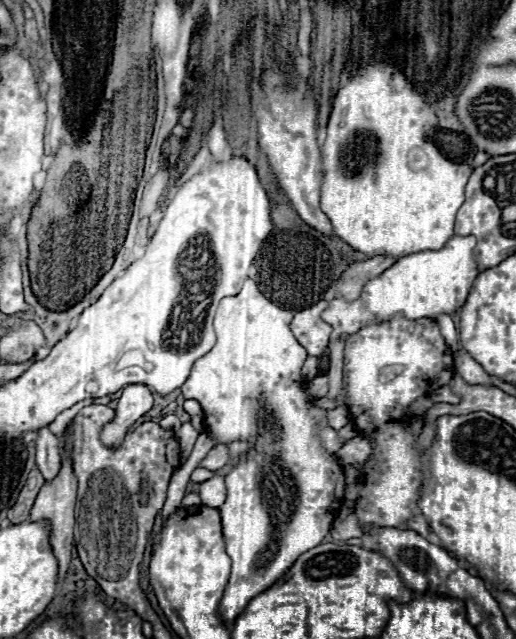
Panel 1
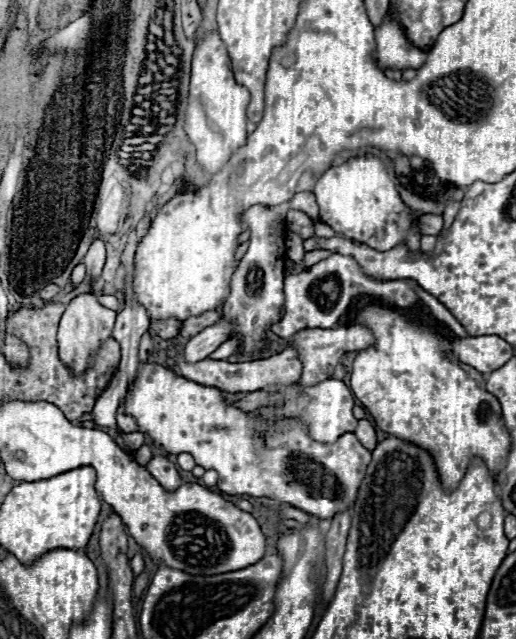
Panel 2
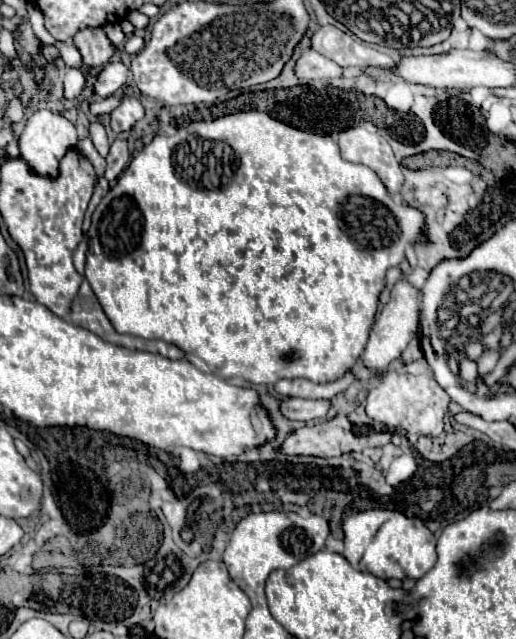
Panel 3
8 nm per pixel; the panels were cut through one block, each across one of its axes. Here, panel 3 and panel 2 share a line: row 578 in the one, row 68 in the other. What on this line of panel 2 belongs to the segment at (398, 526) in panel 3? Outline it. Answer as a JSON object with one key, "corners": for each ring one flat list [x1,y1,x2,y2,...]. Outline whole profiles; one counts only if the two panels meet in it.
{"corners":[[386,16,384,24,376,28,376,52,374,52,378,66,382,70,388,68,420,68,426,60,426,52,414,48,402,28,398,28,398,22,394,22,390,16]]}

